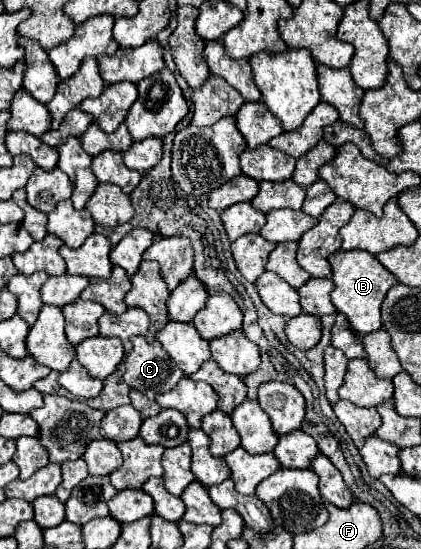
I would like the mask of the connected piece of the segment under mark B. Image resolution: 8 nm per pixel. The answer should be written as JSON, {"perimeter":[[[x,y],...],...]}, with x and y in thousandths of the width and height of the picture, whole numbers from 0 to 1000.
{"perimeter":[[[843,454],[843,457],[800,457],[781,468],[786,490],[791,490],[791,512],[796,512],[796,526],[786,530],[786,548],[800,559],[800,566],[819,570],[834,596],[853,607],[853,610],[872,610],[886,607],[895,599],[905,599],[905,548],[914,541],[914,534],[943,519],[938,501],[924,497],[919,490],[910,490],[910,483],[891,472],[891,464],[862,457],[862,454]]]}

